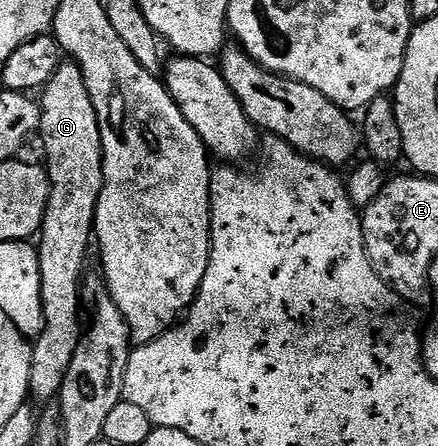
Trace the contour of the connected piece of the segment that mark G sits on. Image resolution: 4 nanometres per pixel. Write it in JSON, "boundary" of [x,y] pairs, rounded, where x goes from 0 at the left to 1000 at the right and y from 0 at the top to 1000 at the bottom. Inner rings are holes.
{"boundary":[[[155,132],[137,143],[100,188],[87,233],[87,316],[100,323],[98,359],[119,417],[82,549],[87,608],[96,617],[100,733],[89,740],[84,756],[91,758],[80,758],[73,778],[68,868],[80,897],[84,890],[91,899],[126,901],[187,753],[183,675],[187,623],[196,612],[192,583],[201,576],[201,547],[208,552],[215,540],[219,466],[237,417],[237,350],[224,249],[215,249],[215,231],[205,231],[205,204],[196,204],[187,159],[171,137]]]}

